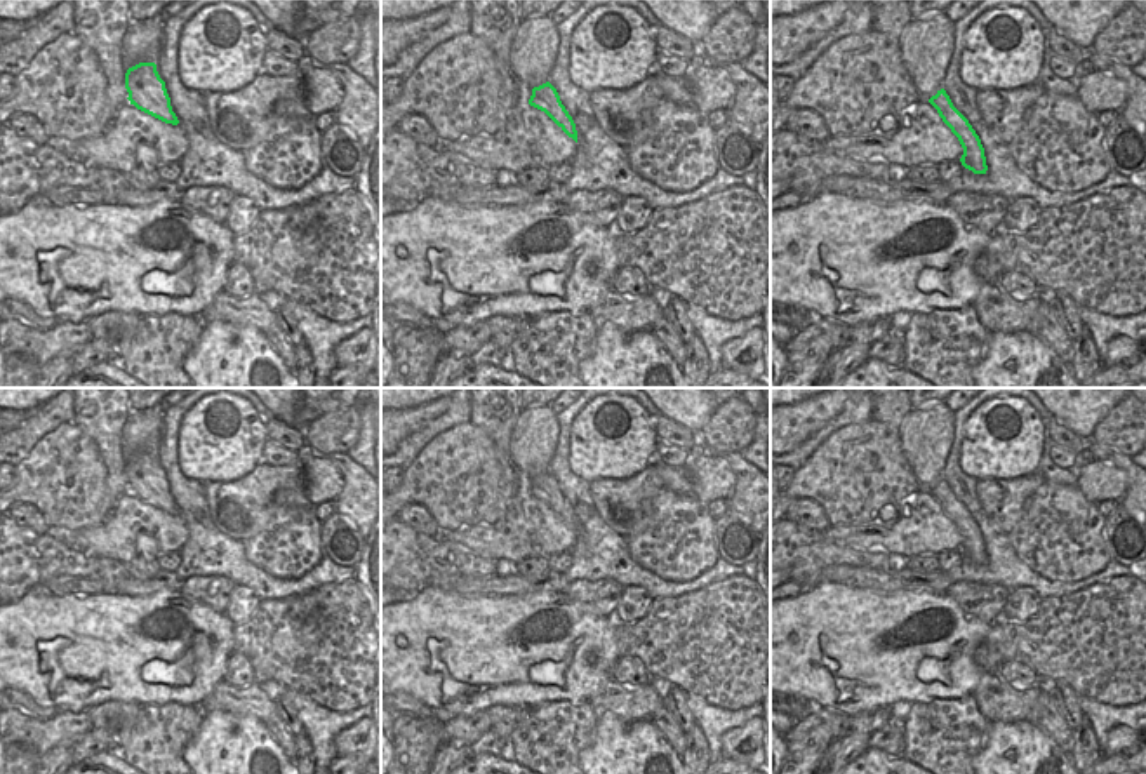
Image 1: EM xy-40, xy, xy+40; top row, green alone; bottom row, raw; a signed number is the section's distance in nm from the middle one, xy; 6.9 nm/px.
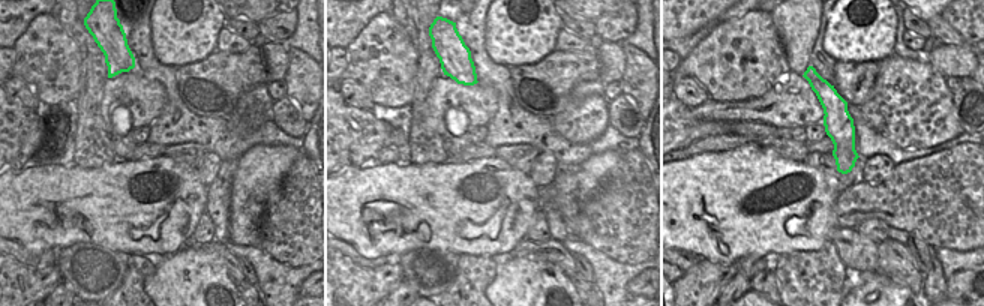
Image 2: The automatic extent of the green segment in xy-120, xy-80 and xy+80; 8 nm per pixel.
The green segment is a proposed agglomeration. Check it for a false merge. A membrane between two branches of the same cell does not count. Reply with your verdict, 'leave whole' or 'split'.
leave whole

